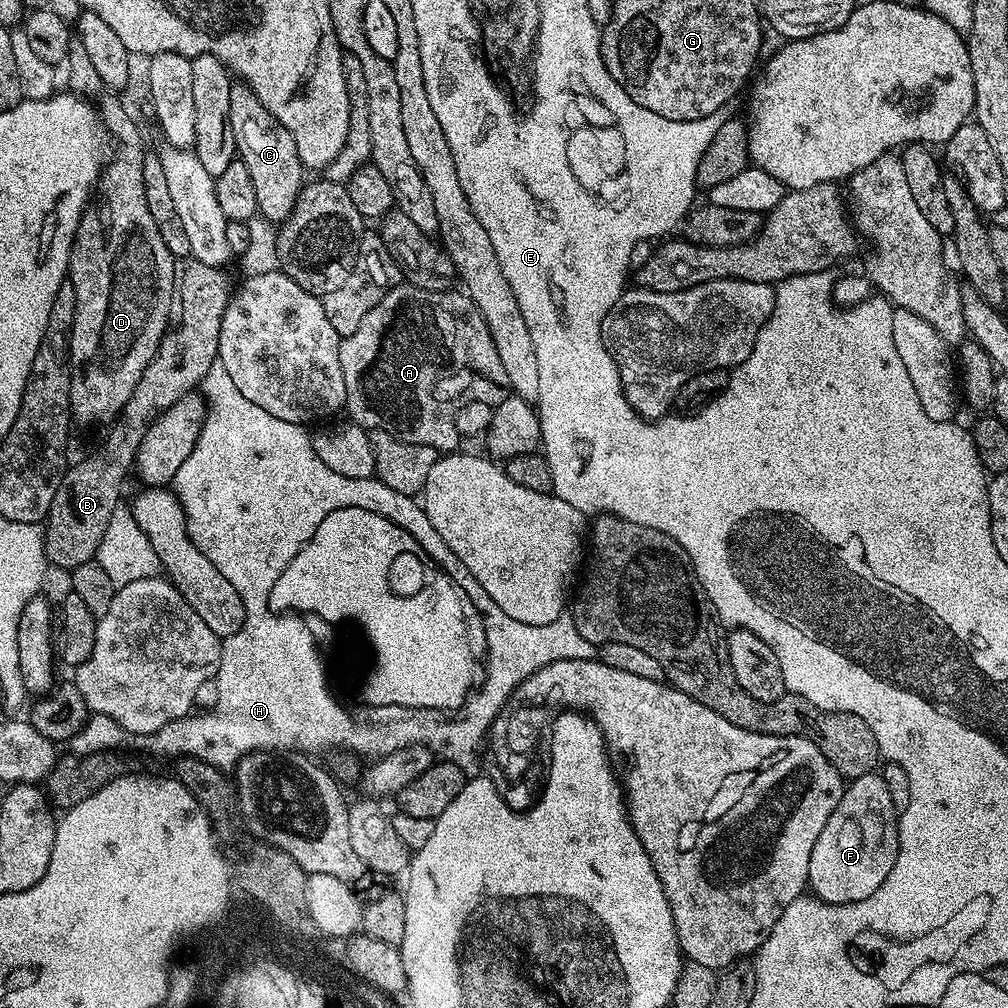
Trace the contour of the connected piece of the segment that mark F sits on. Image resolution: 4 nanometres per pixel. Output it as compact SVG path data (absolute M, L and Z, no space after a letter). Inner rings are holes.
M879 771L867 772L845 787L842 802L834 806L830 822L826 822L822 834L818 834L814 854L810 854L808 888L811 895L823 904L862 902L862 898L870 898L870 894L874 894L874 890L886 882L886 874L894 870L894 858L898 858L898 813L883 775Z

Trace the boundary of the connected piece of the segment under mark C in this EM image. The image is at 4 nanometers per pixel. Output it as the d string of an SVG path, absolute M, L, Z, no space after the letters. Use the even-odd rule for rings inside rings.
M243 82L233 83L230 90L230 118L228 121L230 130L234 130L236 155L250 170L250 180L254 182L254 194L259 215L261 217L264 215L268 220L277 220L277 222L287 220L298 202L300 189L306 183L306 177L304 177L306 169L298 158L298 146L294 146L294 138L272 117L270 110L266 110L266 106L262 106L262 102L254 94L252 87Z

